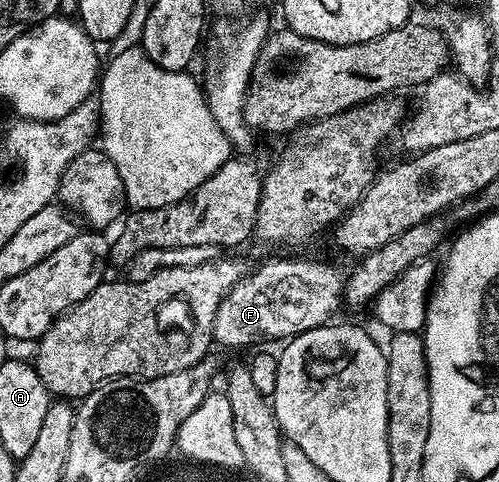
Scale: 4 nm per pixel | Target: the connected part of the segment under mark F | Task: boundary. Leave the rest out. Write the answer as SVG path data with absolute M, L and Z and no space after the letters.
M269 260L262 268L250 271L243 279L229 291L223 298L223 302L219 302L219 310L215 314L215 326L213 327L213 338L218 345L222 344L225 348L245 348L248 344L257 344L260 340L281 340L280 342L288 342L294 336L298 336L300 332L306 332L312 328L319 328L323 324L328 324L334 319L333 316L337 312L337 307L342 307L343 293L345 291L345 282L342 273L337 273L329 264L320 264L317 260Z

